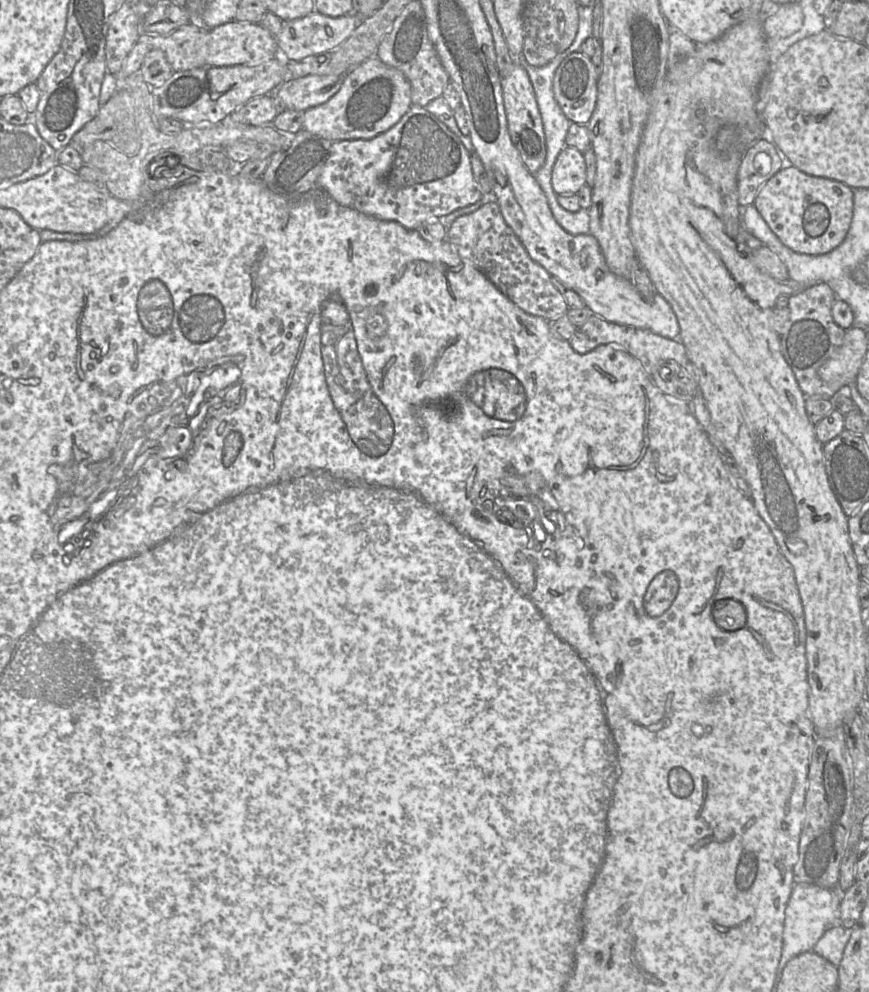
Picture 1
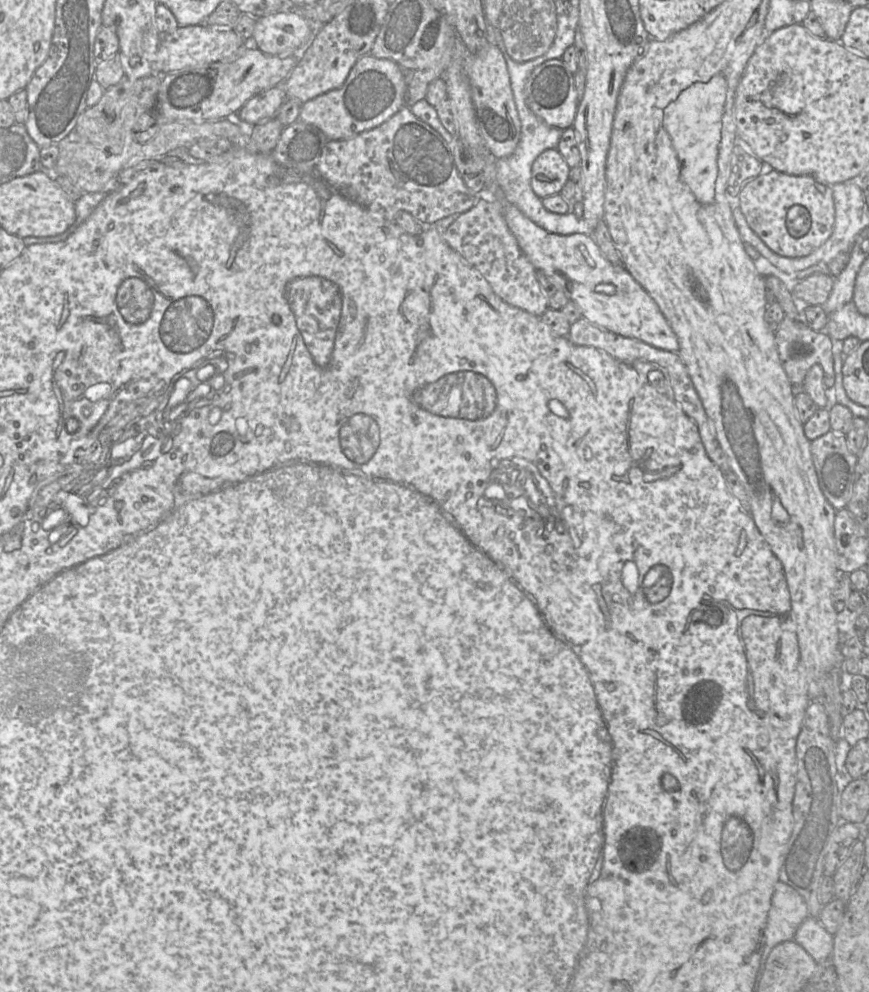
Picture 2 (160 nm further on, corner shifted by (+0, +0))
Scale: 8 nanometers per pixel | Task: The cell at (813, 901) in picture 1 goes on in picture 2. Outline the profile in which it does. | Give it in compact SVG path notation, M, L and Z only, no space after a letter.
M777 881L764 925L764 951L793 940L797 929L809 916L803 897L788 884Z

